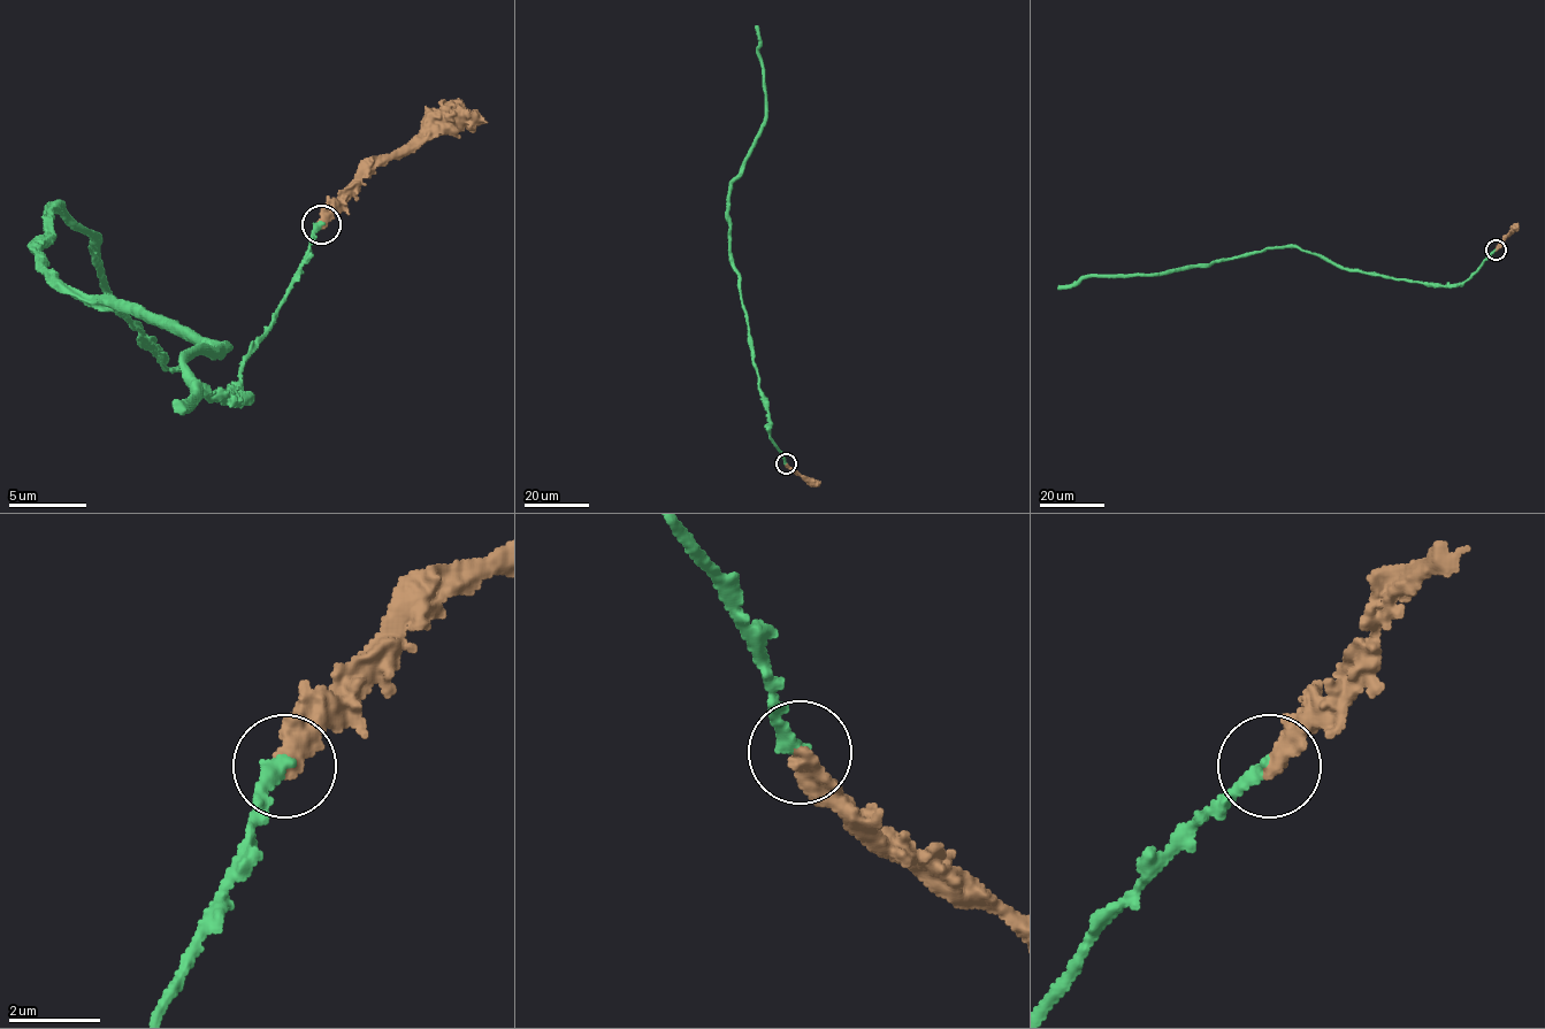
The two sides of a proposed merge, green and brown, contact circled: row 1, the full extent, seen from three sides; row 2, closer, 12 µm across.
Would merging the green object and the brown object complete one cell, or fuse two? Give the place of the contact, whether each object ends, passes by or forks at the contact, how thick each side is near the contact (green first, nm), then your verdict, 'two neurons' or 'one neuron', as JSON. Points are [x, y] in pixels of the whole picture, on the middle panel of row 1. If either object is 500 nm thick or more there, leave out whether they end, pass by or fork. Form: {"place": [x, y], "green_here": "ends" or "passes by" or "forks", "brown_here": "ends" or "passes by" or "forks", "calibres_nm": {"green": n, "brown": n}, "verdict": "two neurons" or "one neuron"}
{"place": [786, 463], "green_here": "ends", "brown_here": "ends", "calibres_nm": {"green": 280, "brown": 440}, "verdict": "one neuron"}

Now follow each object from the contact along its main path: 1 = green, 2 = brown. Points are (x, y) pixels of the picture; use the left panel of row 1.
1: (320, 223), (234, 400), (152, 348), (93, 239), (50, 212), (53, 278), (222, 345), (171, 407)
2: (320, 223), (379, 164), (418, 150), (437, 133), (453, 133), (481, 114)

